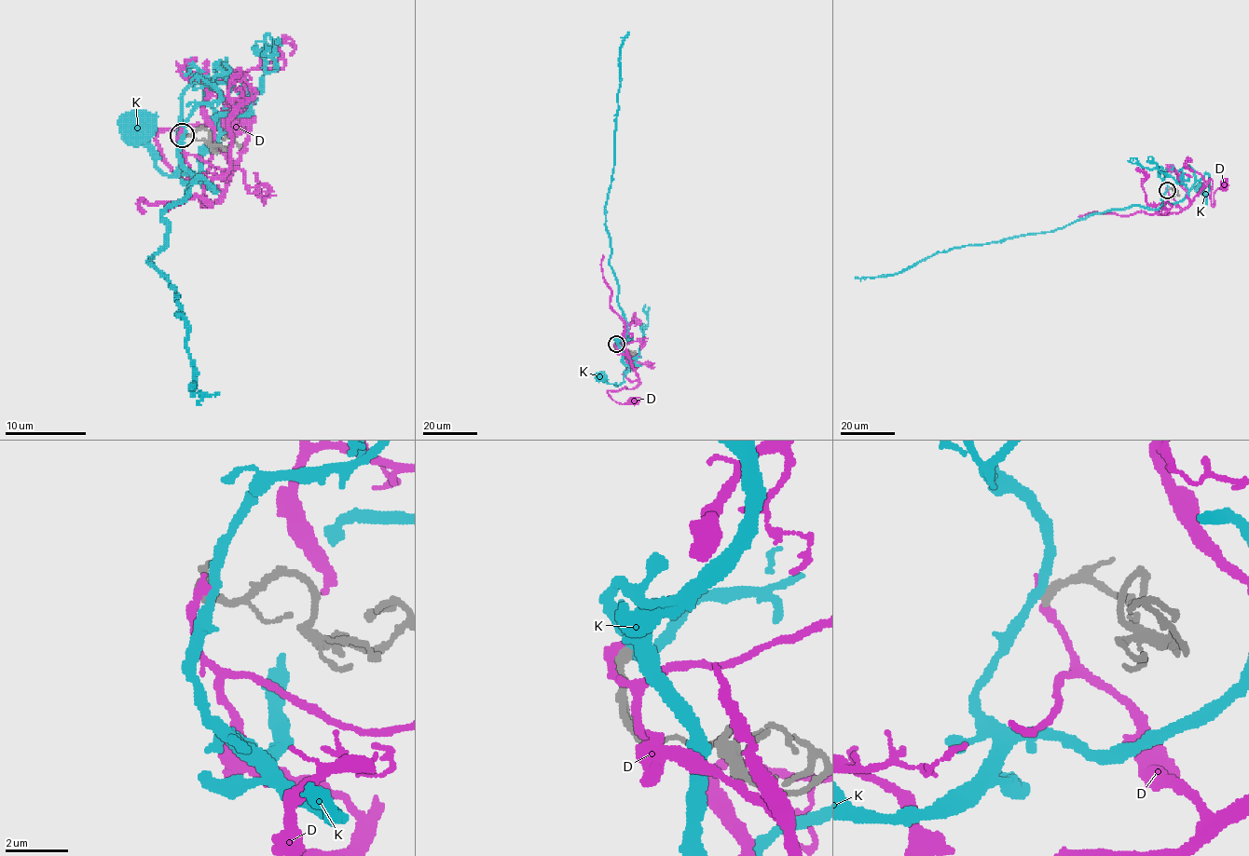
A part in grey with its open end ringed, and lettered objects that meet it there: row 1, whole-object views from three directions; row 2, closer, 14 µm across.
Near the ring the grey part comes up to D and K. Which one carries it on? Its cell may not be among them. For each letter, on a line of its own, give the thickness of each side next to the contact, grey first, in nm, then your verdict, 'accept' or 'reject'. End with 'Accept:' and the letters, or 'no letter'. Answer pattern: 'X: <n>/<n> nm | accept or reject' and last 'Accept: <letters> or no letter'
D: 360/320 nm | reject
K: 360/280 nm | reject
Accept: no letter

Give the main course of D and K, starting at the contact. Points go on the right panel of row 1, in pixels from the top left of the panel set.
D: (1167, 190), (1174, 204), (1184, 210), (1211, 179), (1213, 206), (1215, 191), (1227, 187), (1223, 183)
K: (1167, 190), (1161, 199), (1177, 203), (1205, 173), (1209, 177), (1207, 204), (1200, 188)

